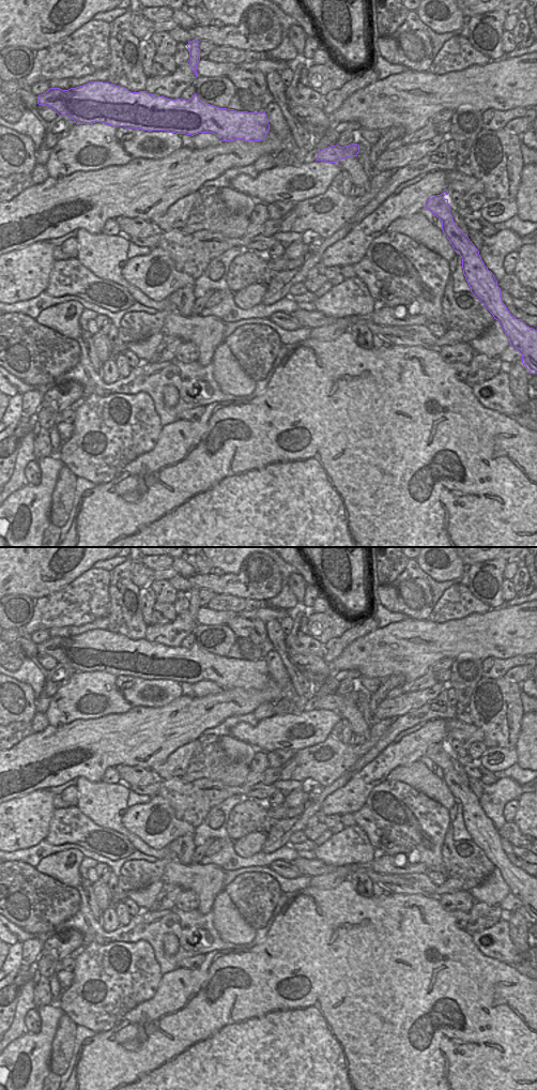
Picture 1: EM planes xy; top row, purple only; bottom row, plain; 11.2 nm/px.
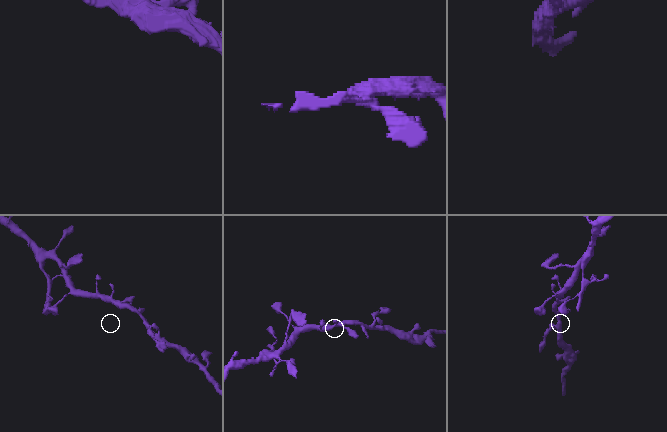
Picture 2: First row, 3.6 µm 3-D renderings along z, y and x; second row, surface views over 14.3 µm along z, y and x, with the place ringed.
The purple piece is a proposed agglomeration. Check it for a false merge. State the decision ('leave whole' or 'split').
leave whole

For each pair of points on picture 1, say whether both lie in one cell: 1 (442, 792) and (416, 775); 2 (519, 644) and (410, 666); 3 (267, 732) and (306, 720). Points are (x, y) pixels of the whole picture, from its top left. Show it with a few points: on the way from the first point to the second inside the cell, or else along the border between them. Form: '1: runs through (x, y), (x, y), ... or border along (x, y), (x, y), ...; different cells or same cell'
1: runs through (435, 789), (423, 780); same cell
2: runs through (492, 642), (436, 644); same cell
3: runs through (277, 732), (284, 731), (296, 722); same cell

